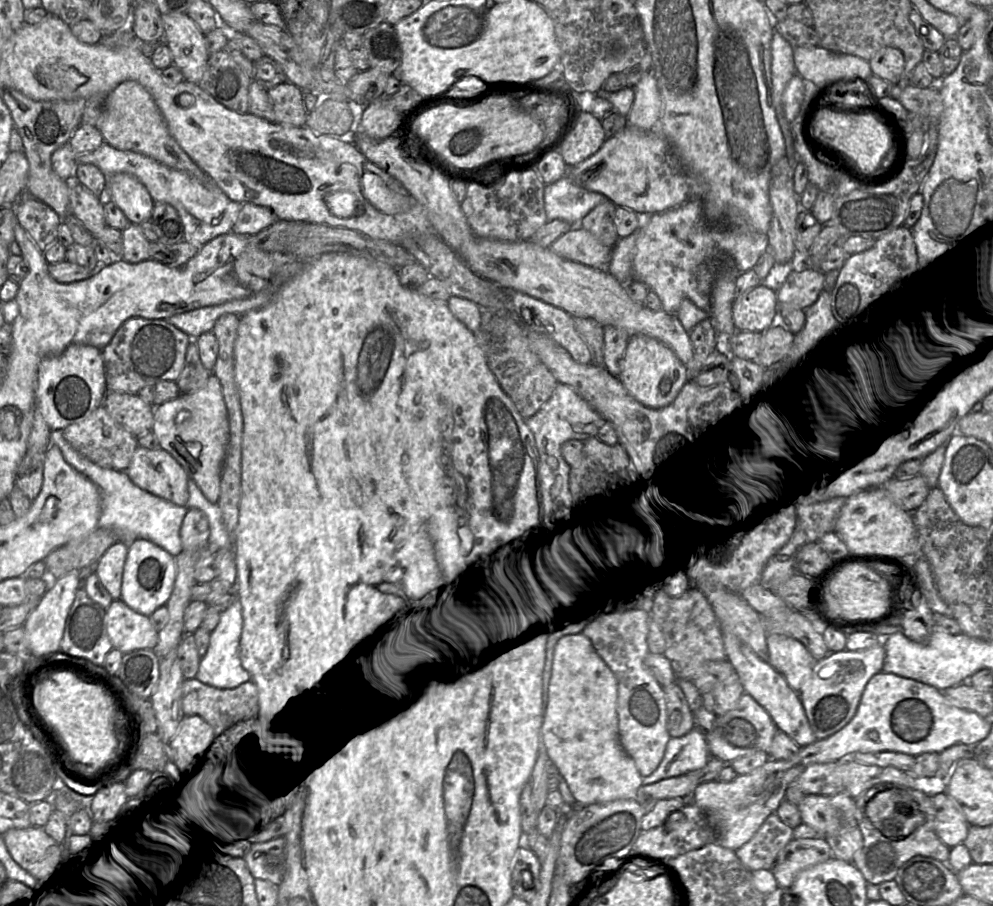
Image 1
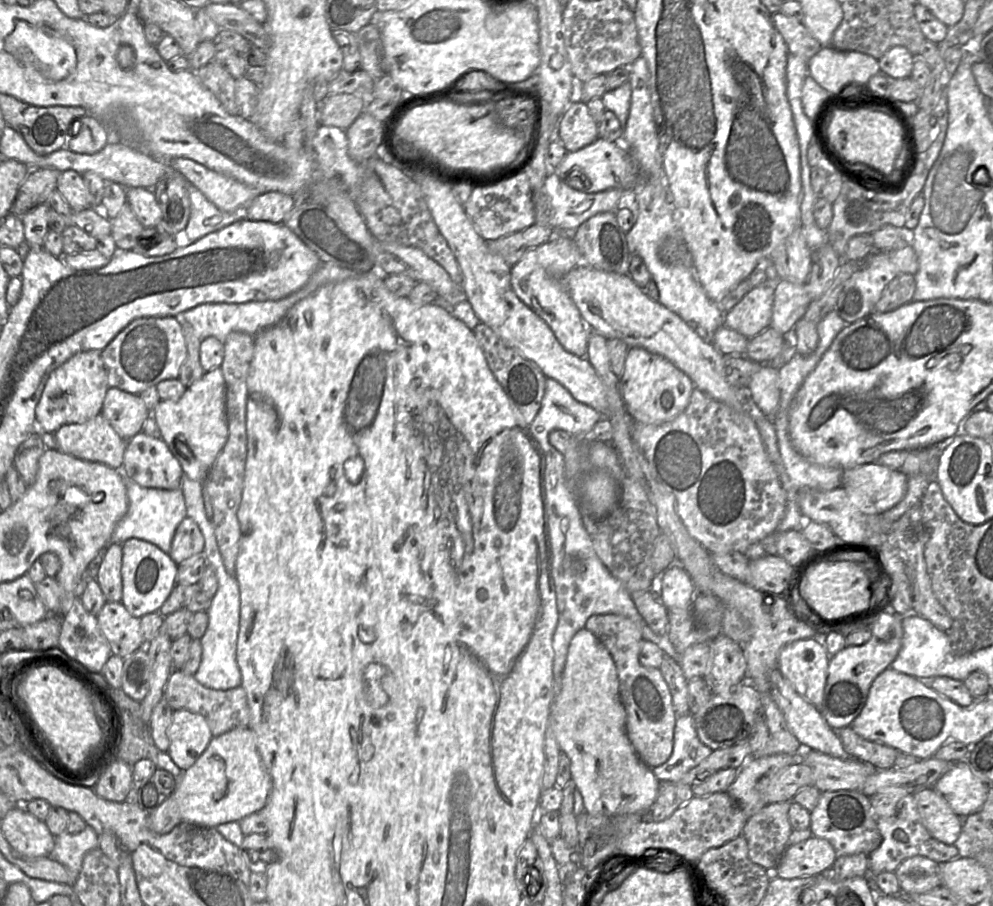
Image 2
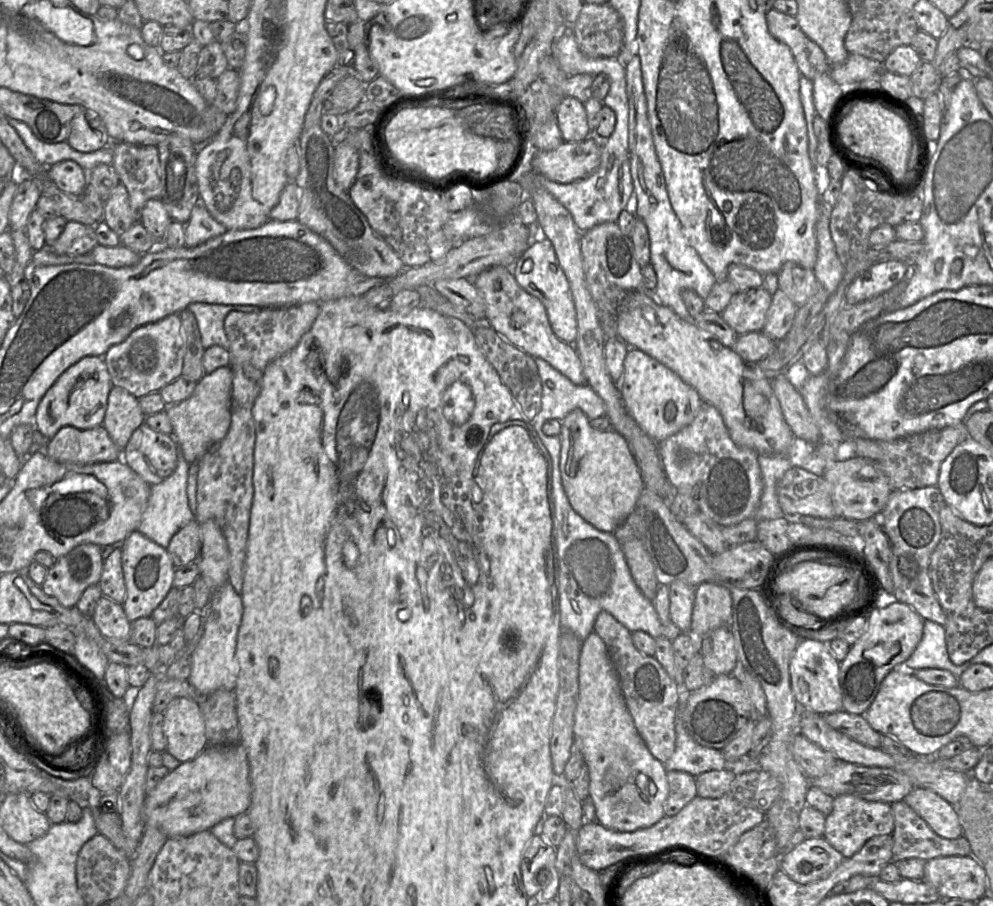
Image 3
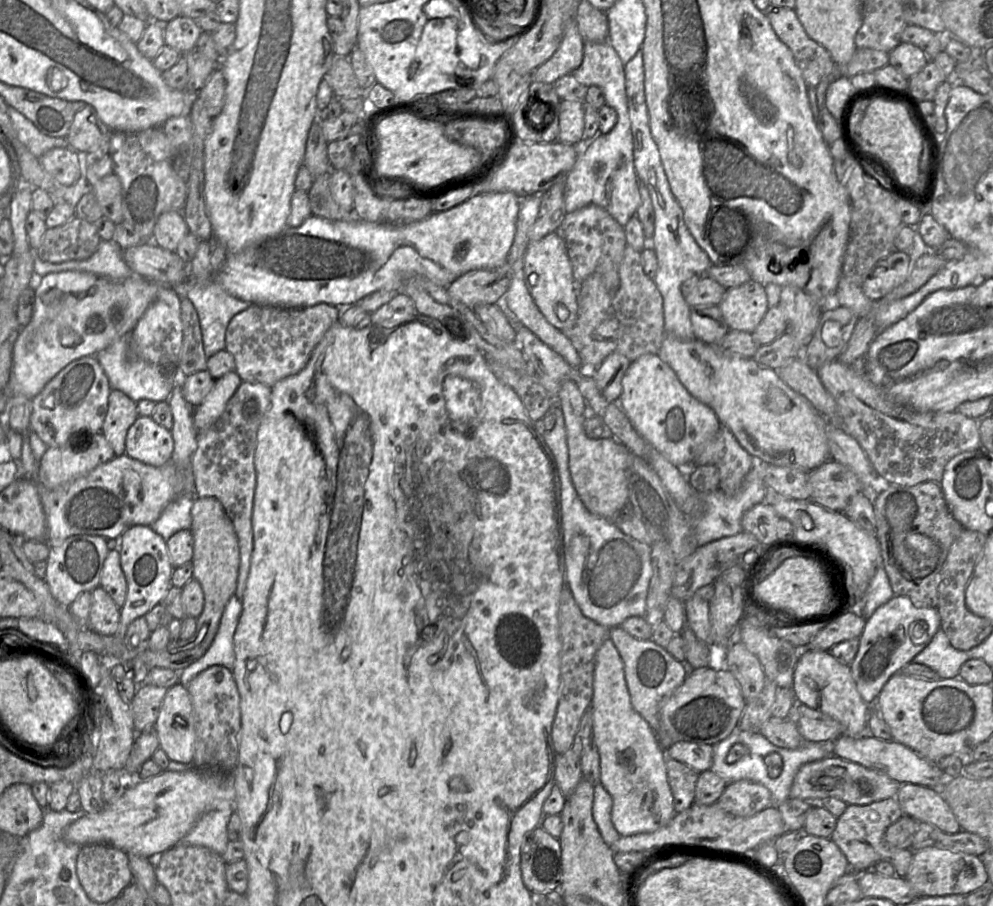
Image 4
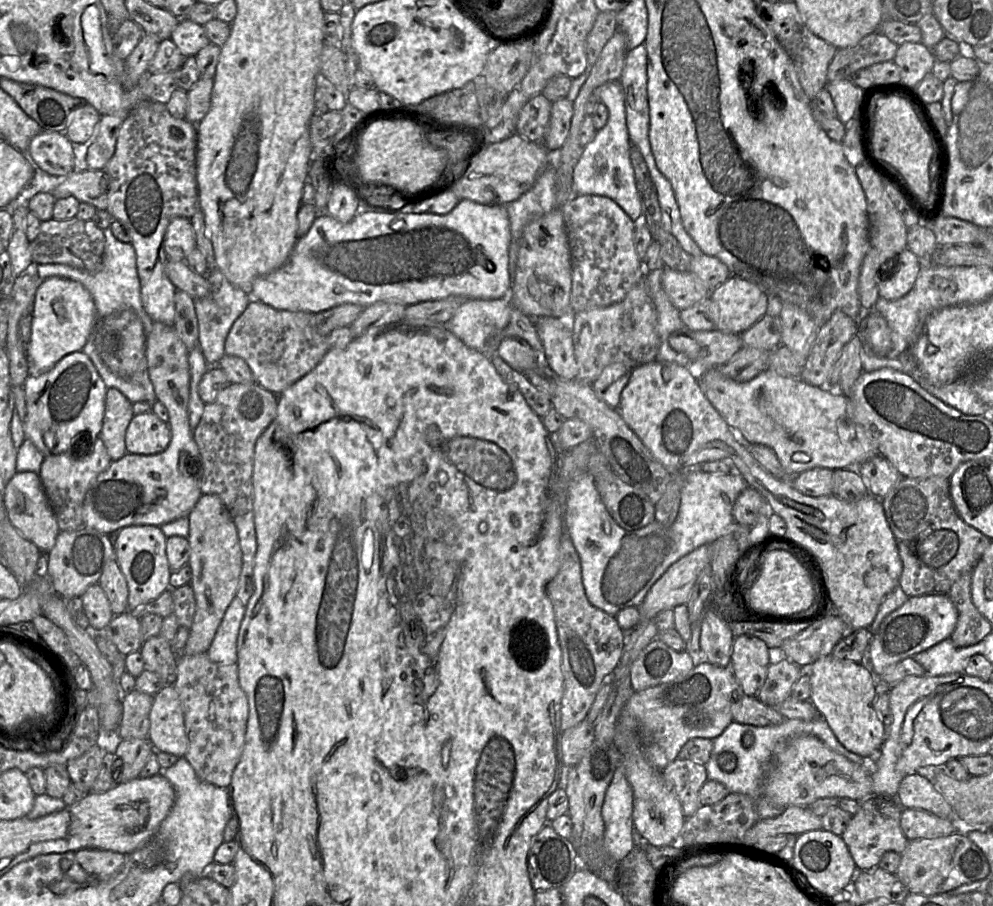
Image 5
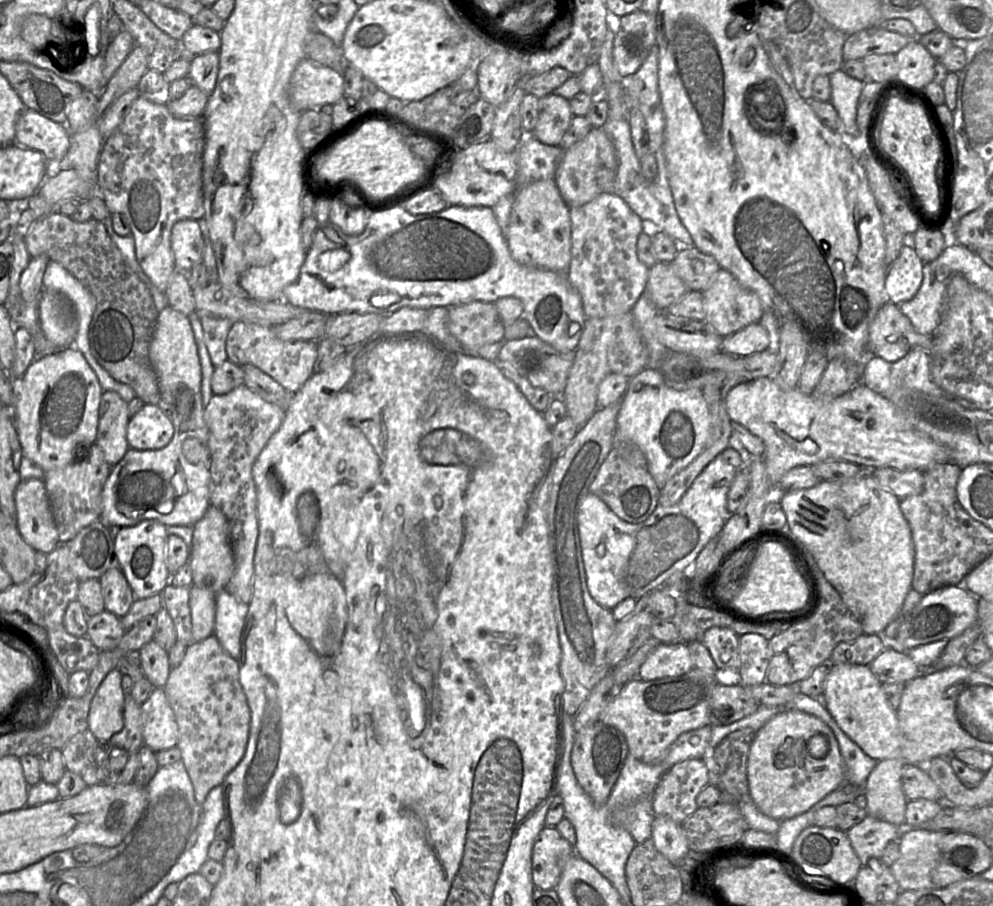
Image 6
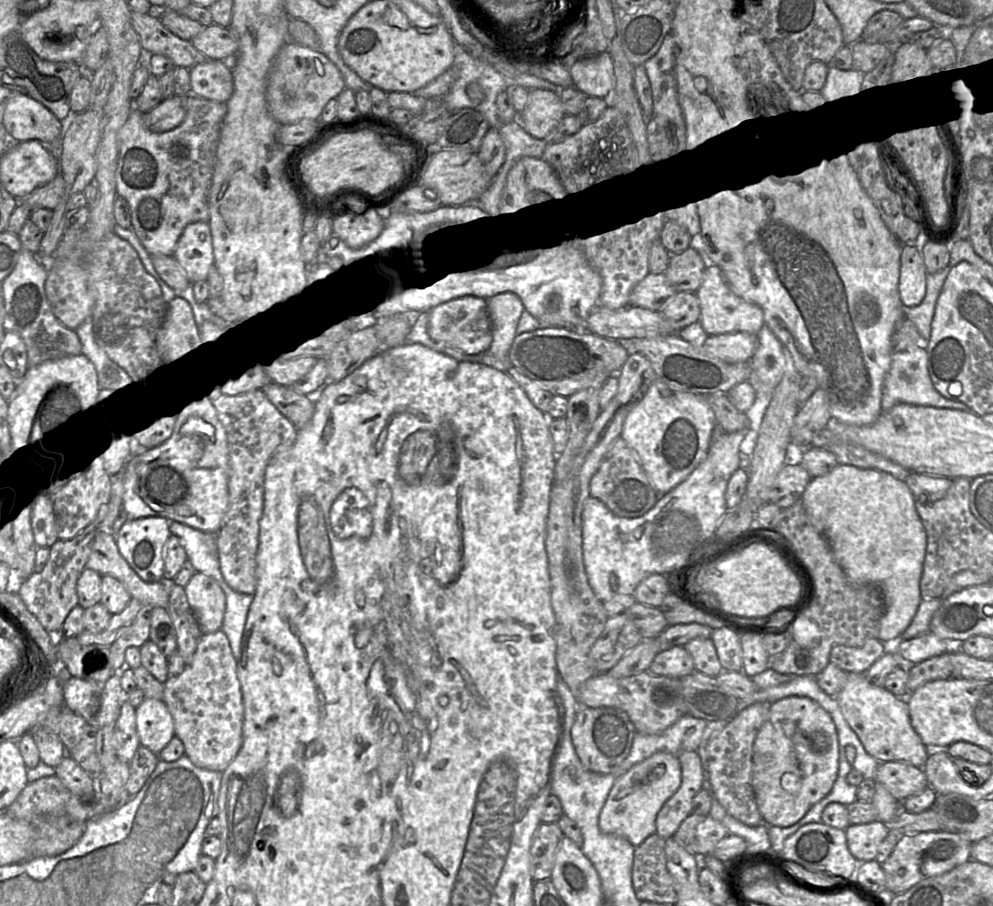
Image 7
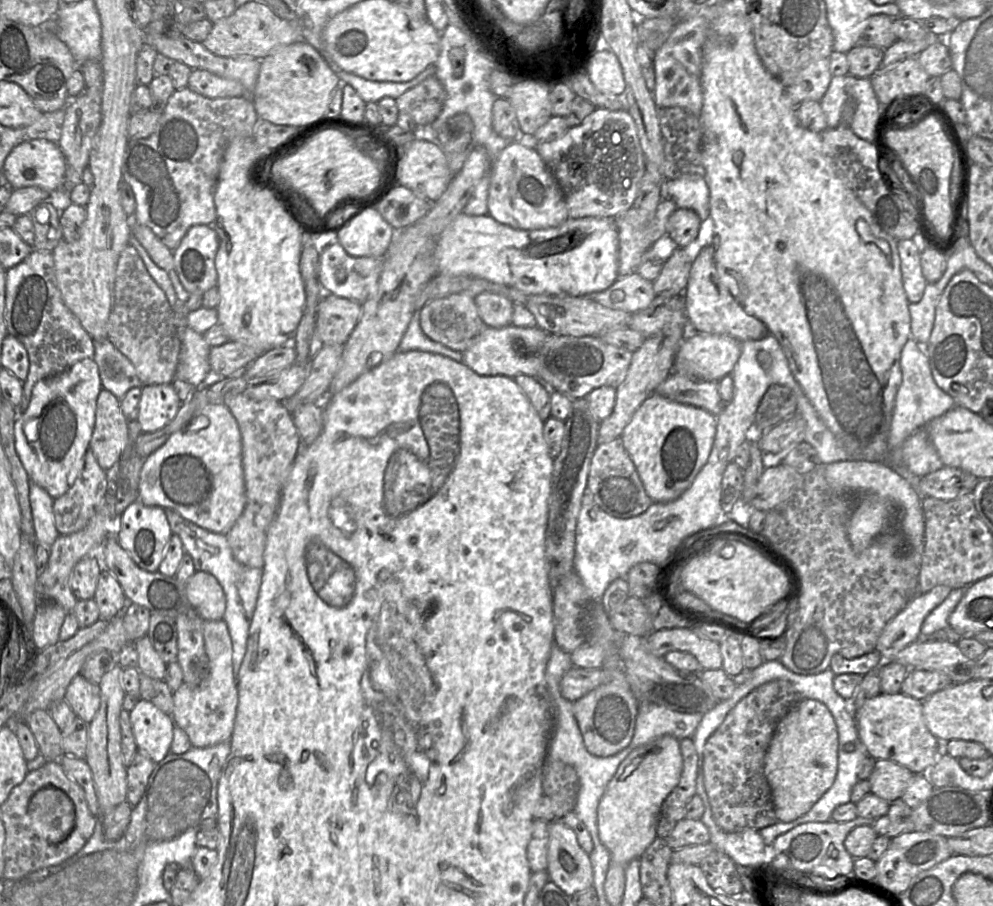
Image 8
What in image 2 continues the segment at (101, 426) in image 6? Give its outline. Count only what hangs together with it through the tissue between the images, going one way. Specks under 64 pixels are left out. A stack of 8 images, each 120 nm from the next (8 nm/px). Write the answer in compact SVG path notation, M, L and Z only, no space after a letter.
M115 387L108 388L101 413L125 440L141 432L151 415L139 395Z

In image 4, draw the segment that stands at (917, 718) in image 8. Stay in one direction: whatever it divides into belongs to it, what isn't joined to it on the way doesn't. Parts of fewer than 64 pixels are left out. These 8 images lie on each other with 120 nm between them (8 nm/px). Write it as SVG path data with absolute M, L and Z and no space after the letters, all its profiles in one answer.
M802 650L794 670L792 689L798 704L818 710L838 721L843 734L859 738L867 733L870 705L865 703L853 680L850 665L833 657L829 651Z

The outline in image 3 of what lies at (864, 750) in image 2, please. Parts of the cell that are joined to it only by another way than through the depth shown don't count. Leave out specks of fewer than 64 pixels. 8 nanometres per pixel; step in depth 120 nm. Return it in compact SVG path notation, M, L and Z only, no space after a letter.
M845 711L822 715L824 721L838 732L862 745L881 748L881 734L876 732L862 715Z

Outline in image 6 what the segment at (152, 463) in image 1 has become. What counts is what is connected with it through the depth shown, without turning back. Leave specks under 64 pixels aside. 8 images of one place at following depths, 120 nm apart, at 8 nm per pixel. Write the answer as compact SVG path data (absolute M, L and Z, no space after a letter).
M144 404L127 426L127 441L135 450L161 449L171 441L173 434L171 418L158 405Z

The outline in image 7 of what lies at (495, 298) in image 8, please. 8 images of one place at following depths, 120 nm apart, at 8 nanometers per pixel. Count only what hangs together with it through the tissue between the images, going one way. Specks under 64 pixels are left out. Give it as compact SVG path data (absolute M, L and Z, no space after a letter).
M503 292L489 297L487 305L493 325L493 340L488 351L497 358L505 358L517 334L523 303L516 294Z

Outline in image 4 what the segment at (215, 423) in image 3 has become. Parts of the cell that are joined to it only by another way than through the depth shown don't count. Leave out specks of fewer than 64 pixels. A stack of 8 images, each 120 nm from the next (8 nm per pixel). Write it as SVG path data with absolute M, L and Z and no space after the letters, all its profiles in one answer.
M235 371L215 380L213 388L201 404L194 407L193 422L199 433L210 428L221 417L229 399L242 382Z

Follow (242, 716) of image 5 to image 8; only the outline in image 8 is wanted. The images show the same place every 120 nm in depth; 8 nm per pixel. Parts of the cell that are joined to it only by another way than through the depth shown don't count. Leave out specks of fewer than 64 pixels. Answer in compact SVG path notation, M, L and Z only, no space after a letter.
M223 619L203 622L205 652L210 672L206 681L198 686L182 683L173 693L172 719L189 737L192 747L205 748L230 741L238 706L238 689L233 673L232 640Z

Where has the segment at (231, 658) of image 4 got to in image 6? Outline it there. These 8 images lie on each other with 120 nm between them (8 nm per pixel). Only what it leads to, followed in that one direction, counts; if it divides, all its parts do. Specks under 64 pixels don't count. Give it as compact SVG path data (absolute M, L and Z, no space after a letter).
M227 590L216 595L216 619L213 635L225 651L238 660L241 652L241 635L249 604L238 601Z

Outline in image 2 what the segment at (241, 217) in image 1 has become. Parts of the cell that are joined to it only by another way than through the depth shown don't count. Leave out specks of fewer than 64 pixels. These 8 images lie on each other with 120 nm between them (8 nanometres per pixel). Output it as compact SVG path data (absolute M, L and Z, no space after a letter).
M266 192L255 197L244 209L244 218L254 221L280 223L293 208L294 197L277 192Z

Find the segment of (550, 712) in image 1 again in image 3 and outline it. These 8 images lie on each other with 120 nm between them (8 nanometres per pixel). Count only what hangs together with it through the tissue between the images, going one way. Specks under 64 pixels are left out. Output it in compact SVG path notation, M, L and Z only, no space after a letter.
M595 632L582 641L579 657L579 694L573 733L574 741L581 749L584 763L589 770L589 797L595 807L596 822L614 831L633 832L649 828L665 817L664 803L669 793L667 771L664 764L650 753L639 735L628 711L608 649Z

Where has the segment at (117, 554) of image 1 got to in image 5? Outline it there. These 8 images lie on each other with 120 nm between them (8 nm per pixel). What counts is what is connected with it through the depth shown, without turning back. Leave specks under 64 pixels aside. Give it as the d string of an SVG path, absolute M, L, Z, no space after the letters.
M116 559L106 563L98 585L108 598L114 616L128 611L128 585Z

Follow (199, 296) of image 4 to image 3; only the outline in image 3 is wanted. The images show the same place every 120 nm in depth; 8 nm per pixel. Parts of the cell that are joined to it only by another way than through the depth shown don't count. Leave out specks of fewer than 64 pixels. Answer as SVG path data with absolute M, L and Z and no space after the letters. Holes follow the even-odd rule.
M200 197L185 224L185 246L198 246L226 231L226 227L211 216ZM194 302L188 305L197 320L201 334L202 346L207 349L218 345L228 350L229 340L224 329L224 321L231 311L256 312L260 307L255 305L224 305Z

